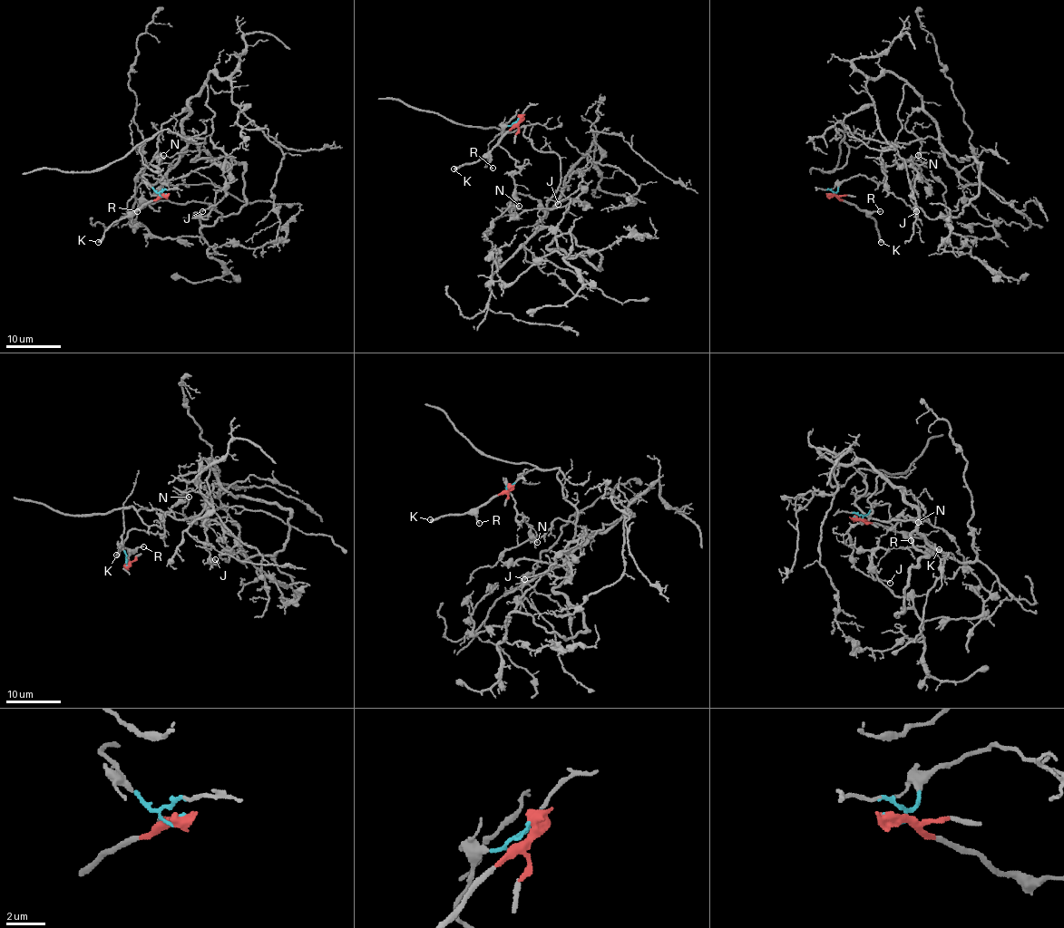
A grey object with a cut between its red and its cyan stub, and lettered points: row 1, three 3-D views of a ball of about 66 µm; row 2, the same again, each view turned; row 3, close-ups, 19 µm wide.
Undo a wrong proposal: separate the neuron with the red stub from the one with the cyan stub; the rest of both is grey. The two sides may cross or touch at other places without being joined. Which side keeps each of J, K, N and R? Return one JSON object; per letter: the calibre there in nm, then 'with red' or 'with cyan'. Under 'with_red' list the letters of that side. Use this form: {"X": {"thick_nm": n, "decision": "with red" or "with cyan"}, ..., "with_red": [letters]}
{"J": {"thick_nm": 160, "decision": "with cyan"}, "K": {"thick_nm": 340, "decision": "with red"}, "N": {"thick_nm": 150, "decision": "with cyan"}, "R": {"thick_nm": 170, "decision": "with red"}, "with_red": ["K", "R"]}

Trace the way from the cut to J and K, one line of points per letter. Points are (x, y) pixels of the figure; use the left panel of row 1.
J: (163, 196), (142, 178), (163, 182), (155, 154), (162, 126), (204, 84), (227, 193), (201, 212)
K: (163, 196), (142, 204), (112, 224), (98, 242)

